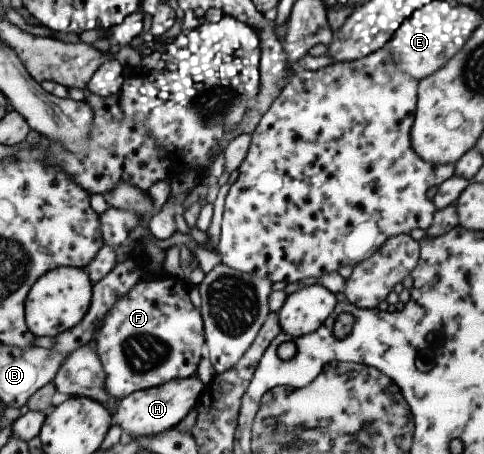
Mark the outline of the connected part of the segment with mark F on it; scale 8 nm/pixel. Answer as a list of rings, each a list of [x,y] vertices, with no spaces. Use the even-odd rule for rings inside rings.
[[[167,275],[154,281],[145,278],[138,282],[106,314],[104,326],[98,330],[94,340],[106,378],[102,390],[108,392],[108,396],[116,400],[126,398],[129,394],[139,390],[162,386],[170,380],[196,375],[198,364],[205,355],[202,353],[205,332],[199,308],[196,308],[190,300],[186,279],[180,279],[174,275]]]

